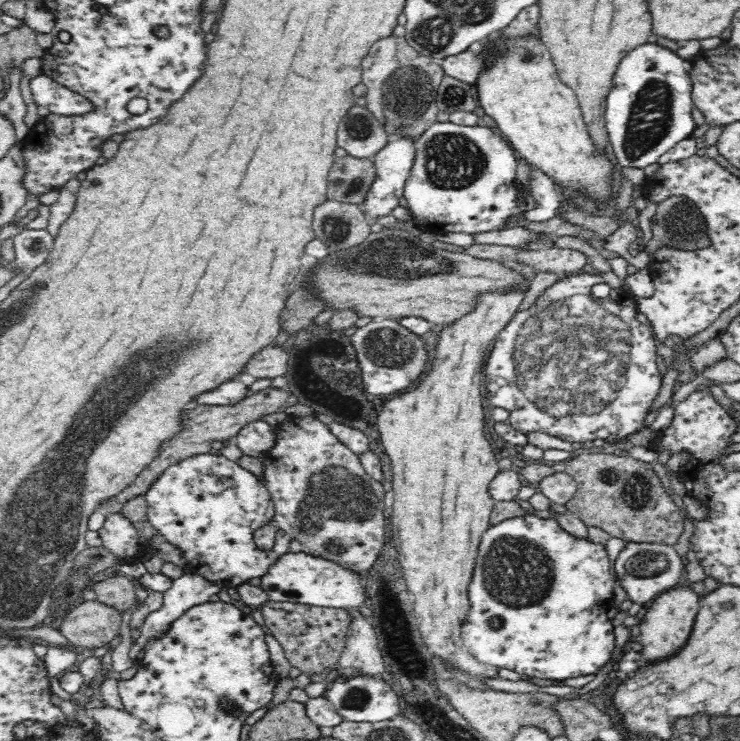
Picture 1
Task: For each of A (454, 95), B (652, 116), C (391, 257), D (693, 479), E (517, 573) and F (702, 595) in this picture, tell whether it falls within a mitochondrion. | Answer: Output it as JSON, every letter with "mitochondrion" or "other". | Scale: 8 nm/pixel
{"A":"mitochondrion","B":"mitochondrion","C":"mitochondrion","D":"other","E":"mitochondrion","F":"other"}

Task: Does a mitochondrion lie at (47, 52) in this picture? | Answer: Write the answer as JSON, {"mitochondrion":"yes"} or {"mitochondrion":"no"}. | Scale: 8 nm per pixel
{"mitochondrion":"no"}

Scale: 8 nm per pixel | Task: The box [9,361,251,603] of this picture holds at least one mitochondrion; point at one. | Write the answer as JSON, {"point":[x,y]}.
{"point":[94,560]}

